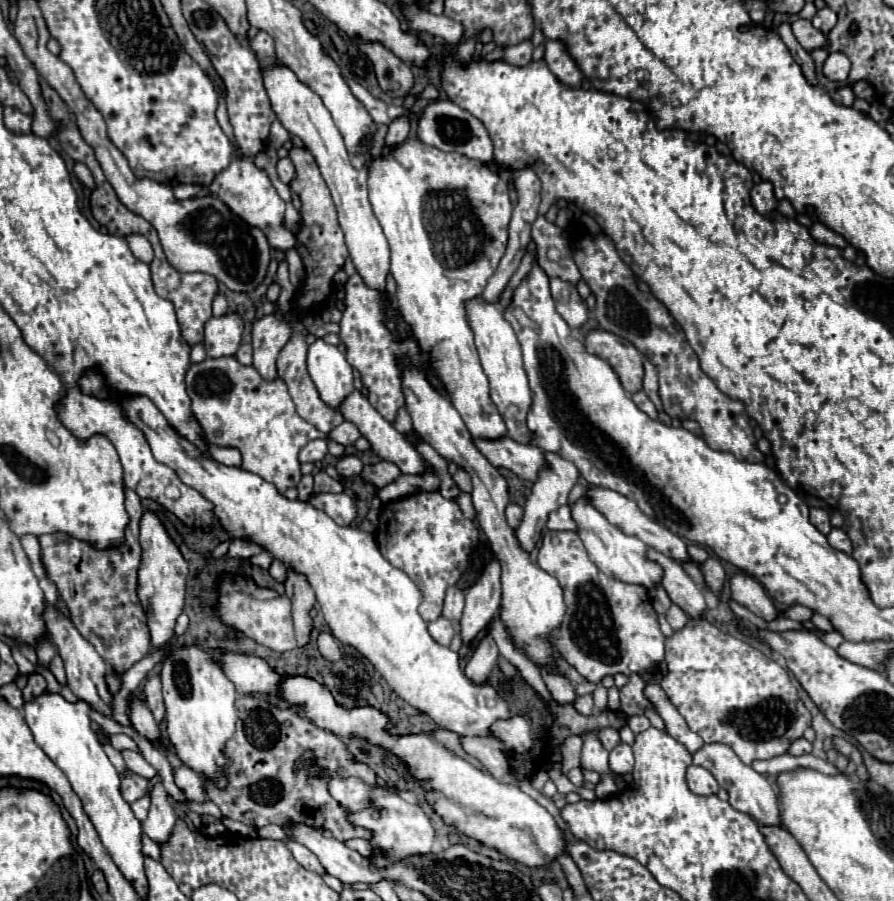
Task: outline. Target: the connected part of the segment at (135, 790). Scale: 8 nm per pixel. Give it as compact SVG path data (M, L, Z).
M128 771L122 777L122 795L128 803L134 803L136 799L140 799L146 793L146 787L148 787L148 781L132 771Z

